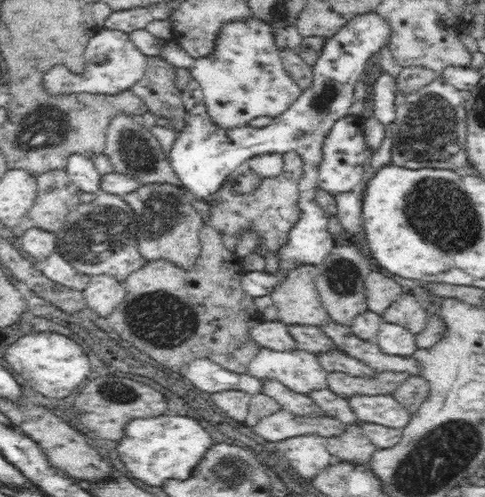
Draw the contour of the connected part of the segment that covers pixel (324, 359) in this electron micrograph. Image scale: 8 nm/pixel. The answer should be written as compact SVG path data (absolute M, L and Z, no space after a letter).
M341 349L316 354L322 369L330 372L342 372L349 376L374 378L376 370L368 367L365 362L352 358Z

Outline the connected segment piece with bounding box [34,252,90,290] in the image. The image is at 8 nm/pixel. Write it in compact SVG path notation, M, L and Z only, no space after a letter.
M58 252L53 253L48 260L34 264L36 268L55 283L74 290L84 290L88 286L90 276L78 272L72 264L64 259Z

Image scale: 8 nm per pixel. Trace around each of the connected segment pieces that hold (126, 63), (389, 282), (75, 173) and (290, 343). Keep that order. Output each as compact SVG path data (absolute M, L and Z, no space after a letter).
M99 28L88 41L84 54L85 64L77 71L69 66L56 64L44 72L43 84L51 95L73 95L86 93L108 96L118 94L134 87L145 75L148 68L148 57L136 48L127 32Z
M374 269L365 278L364 294L367 298L367 308L382 316L383 312L396 302L403 292L396 281Z
M78 151L68 157L68 164L64 169L70 181L82 192L99 193L102 176L97 172L92 160Z
M260 319L247 334L258 346L270 350L287 351L298 349L296 342L294 342L286 328L286 324L280 320L265 321Z

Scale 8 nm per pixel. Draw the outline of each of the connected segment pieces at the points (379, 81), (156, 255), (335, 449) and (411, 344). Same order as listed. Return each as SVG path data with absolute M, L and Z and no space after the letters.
M382 71L373 84L373 90L374 117L385 125L391 124L396 117L394 100L399 93L396 80Z
M144 184L140 185L134 192L122 195L122 199L132 207L132 211L136 211L136 245L146 262L166 259L182 269L190 269L196 264L201 252L200 228L207 221L193 207L195 200L187 197L183 189L171 184Z
M358 423L346 425L345 431L338 436L327 438L327 449L331 455L350 463L368 464L372 454L378 450L374 443L362 433Z
M382 322L375 341L382 351L391 355L412 356L417 349L415 334L398 324Z

